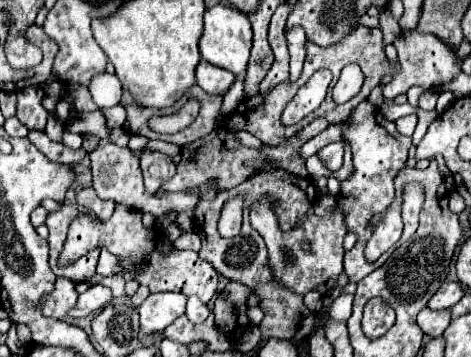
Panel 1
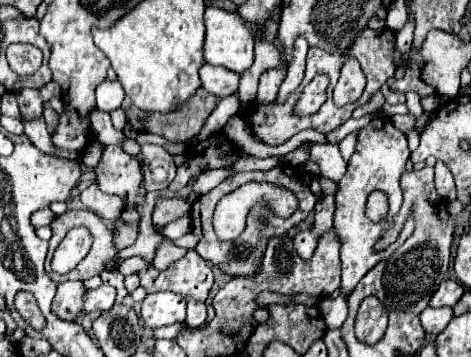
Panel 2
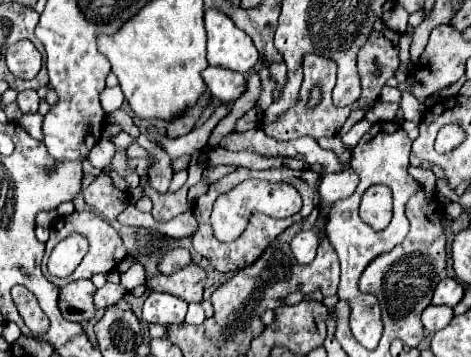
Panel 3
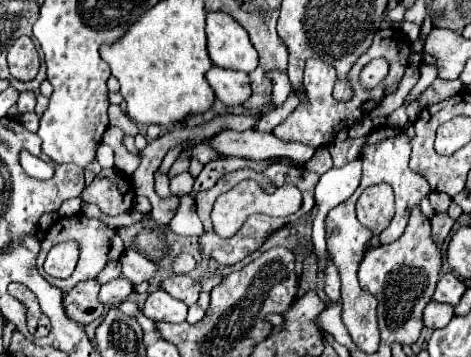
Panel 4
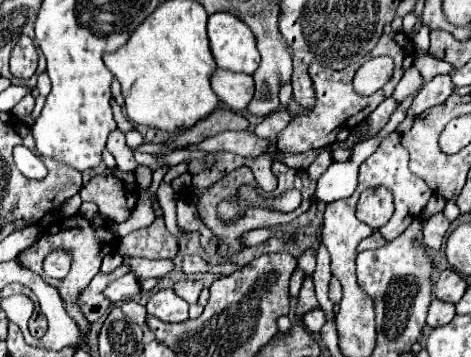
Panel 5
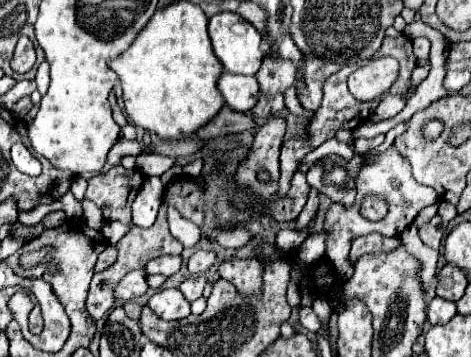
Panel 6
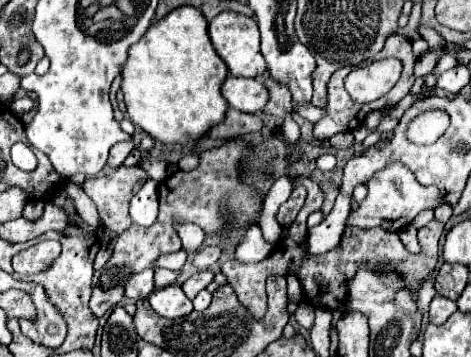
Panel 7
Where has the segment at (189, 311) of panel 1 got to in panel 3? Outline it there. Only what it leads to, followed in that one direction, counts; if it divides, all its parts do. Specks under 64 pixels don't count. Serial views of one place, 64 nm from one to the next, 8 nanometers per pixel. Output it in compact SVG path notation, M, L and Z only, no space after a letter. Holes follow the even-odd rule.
M188 304L188 314L186 314L186 322L188 324L202 324L204 322L204 310L200 304Z

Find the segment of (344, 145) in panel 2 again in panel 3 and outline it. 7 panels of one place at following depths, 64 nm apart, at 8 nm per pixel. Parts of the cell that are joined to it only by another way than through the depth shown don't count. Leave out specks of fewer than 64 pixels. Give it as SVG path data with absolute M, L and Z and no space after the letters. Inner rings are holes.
M365 118L357 122L350 131L348 131L341 139L343 143L349 148L354 149L362 136L371 128L373 124Z

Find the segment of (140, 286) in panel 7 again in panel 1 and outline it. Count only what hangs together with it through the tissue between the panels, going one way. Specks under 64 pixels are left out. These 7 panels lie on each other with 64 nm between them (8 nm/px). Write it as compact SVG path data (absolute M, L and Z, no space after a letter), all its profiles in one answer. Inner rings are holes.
M96 284L90 290L86 290L84 294L80 294L76 308L72 308L72 312L68 316L72 316L72 318L84 318L90 312L96 312L96 310L108 306L110 302L112 302L112 290L106 288L106 286L102 286L102 284Z

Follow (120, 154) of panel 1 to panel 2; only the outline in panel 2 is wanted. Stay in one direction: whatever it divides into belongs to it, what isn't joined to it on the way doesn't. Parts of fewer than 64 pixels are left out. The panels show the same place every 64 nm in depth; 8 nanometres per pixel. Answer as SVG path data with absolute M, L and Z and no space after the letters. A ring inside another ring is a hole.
M106 146L102 162L95 168L96 182L102 192L118 194L126 204L136 206L144 198L138 198L138 186L142 182L140 164L118 146Z

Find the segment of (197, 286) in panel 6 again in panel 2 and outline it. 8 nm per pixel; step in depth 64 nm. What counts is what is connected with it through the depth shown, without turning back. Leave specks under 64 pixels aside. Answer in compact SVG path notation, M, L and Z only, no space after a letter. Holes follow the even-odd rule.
M190 250L182 260L174 262L174 264L172 264L168 270L164 270L164 272L156 270L150 262L142 260L142 258L138 258L138 256L124 260L124 262L118 266L118 270L120 270L124 276L128 276L128 274L132 274L132 272L138 272L138 274L140 274L140 286L142 286L146 292L162 292L162 290L168 290L168 292L180 294L180 296L184 296L184 298L196 298L196 300L200 300L200 302L204 302L204 300L208 298L208 292L210 292L212 282L214 282L214 274L212 274L212 270L210 270L210 264L208 264L206 260L202 260L194 250Z

